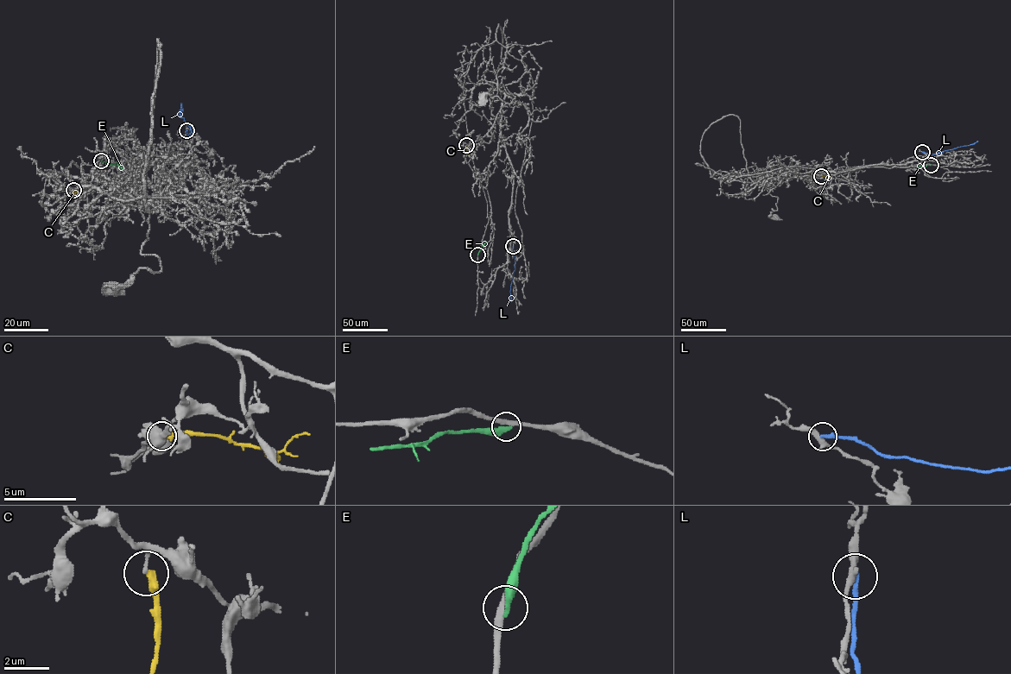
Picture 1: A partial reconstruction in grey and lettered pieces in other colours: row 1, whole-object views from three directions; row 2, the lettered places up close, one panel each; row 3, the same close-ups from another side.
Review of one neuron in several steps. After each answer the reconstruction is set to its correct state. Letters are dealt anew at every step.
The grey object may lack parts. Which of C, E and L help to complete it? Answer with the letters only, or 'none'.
none

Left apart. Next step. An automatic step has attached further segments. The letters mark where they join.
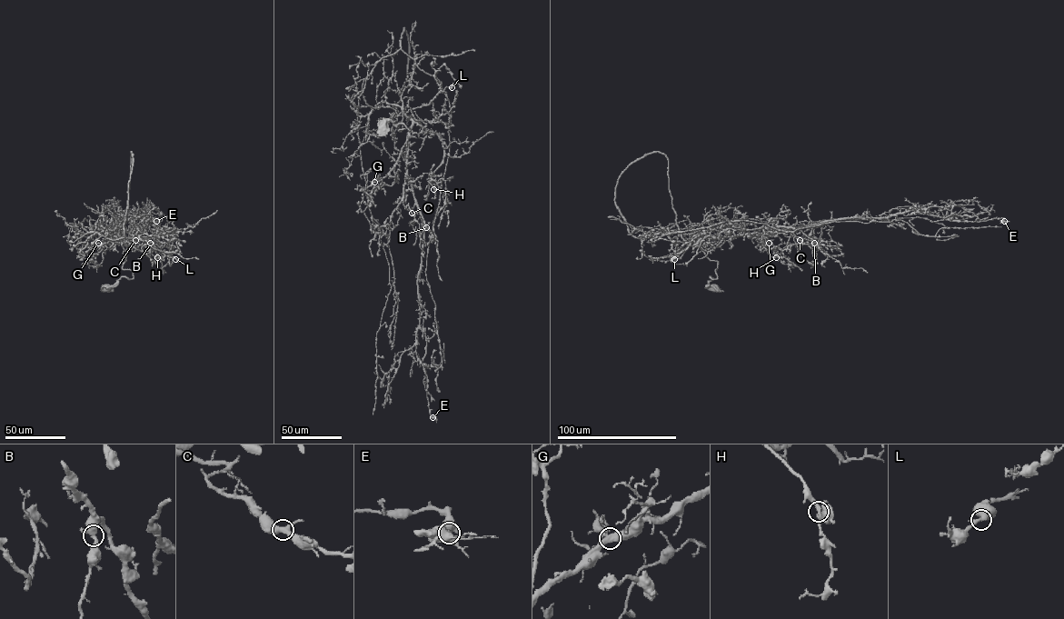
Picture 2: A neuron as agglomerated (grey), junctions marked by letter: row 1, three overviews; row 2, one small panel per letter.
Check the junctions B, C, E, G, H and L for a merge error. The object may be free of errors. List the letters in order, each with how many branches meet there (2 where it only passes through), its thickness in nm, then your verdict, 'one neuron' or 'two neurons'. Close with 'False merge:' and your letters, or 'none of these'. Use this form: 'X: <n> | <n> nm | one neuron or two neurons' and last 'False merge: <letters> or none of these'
B: 3 | 360 nm | one neuron
C: 3 | 360 nm | one neuron
E: 4 | 360 nm | one neuron
G: 4 | 400 nm | one neuron
H: 2 | 380 nm | one neuron
L: 3 | 320 nm | one neuron
False merge: none of these

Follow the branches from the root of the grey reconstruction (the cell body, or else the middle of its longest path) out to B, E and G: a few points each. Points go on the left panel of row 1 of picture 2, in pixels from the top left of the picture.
B: (105, 288), (122, 276), (134, 278), (122, 265), (136, 226), (150, 244)
E: (105, 288), (134, 278), (122, 265), (131, 234), (147, 224), (140, 210), (156, 221)
G: (105, 288), (122, 276), (134, 278), (122, 265), (126, 243), (135, 238), (120, 234), (98, 243)

